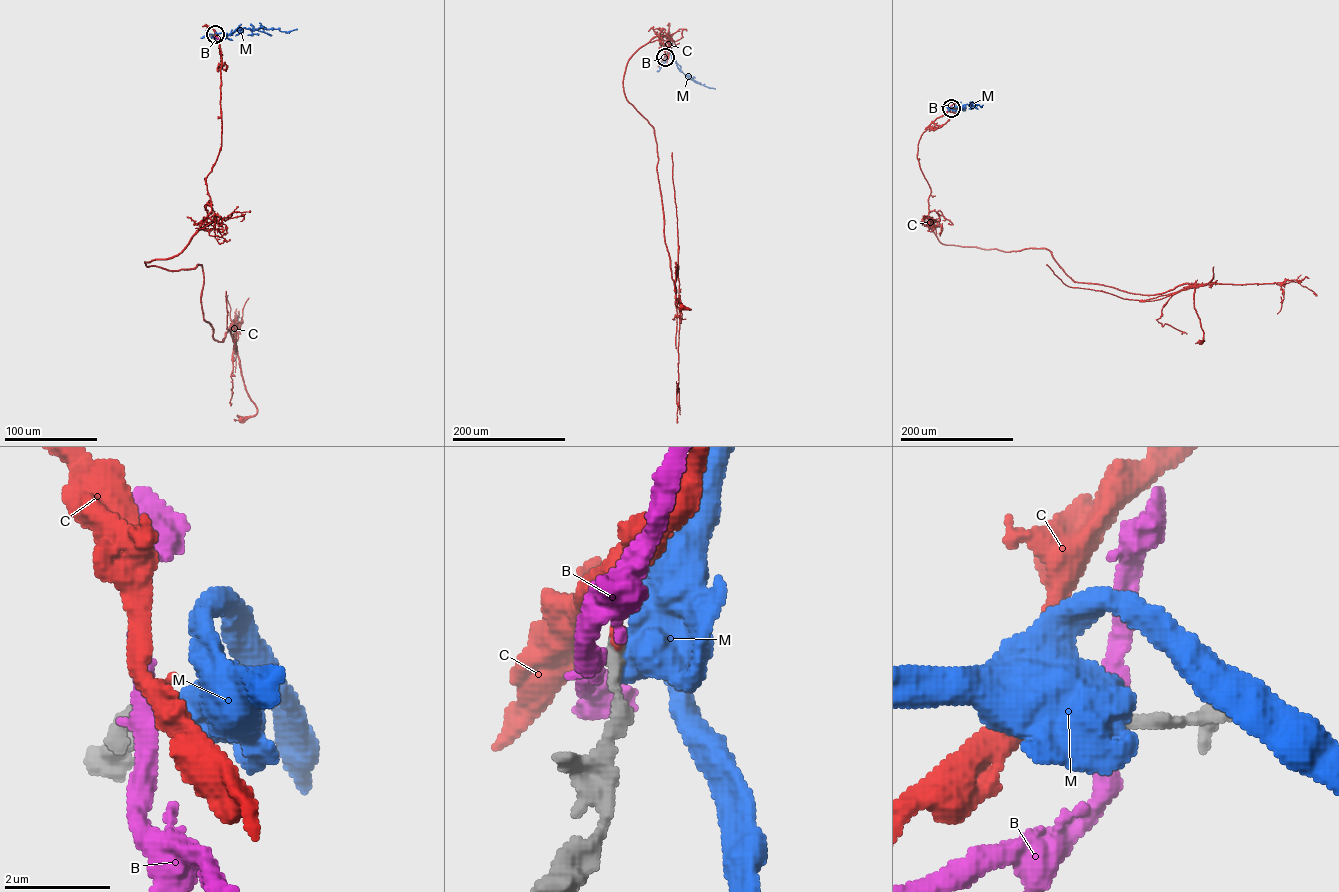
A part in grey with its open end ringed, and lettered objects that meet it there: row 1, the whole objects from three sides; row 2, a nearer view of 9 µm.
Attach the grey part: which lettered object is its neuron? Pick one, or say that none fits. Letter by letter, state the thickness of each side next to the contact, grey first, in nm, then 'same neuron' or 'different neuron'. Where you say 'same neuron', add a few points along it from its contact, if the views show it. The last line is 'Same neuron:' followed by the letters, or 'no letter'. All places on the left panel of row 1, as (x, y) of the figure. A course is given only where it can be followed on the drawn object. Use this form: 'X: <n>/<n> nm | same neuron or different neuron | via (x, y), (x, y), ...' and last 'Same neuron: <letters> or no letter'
B: 280/360 nm | different neuron
C: 280/280 nm | same neuron | via (215, 34), (211, 212), (145, 265), (201, 265), (203, 318), (220, 342), (232, 322), (257, 409), (241, 420)
M: 280/750 nm | different neuron
Same neuron: C

